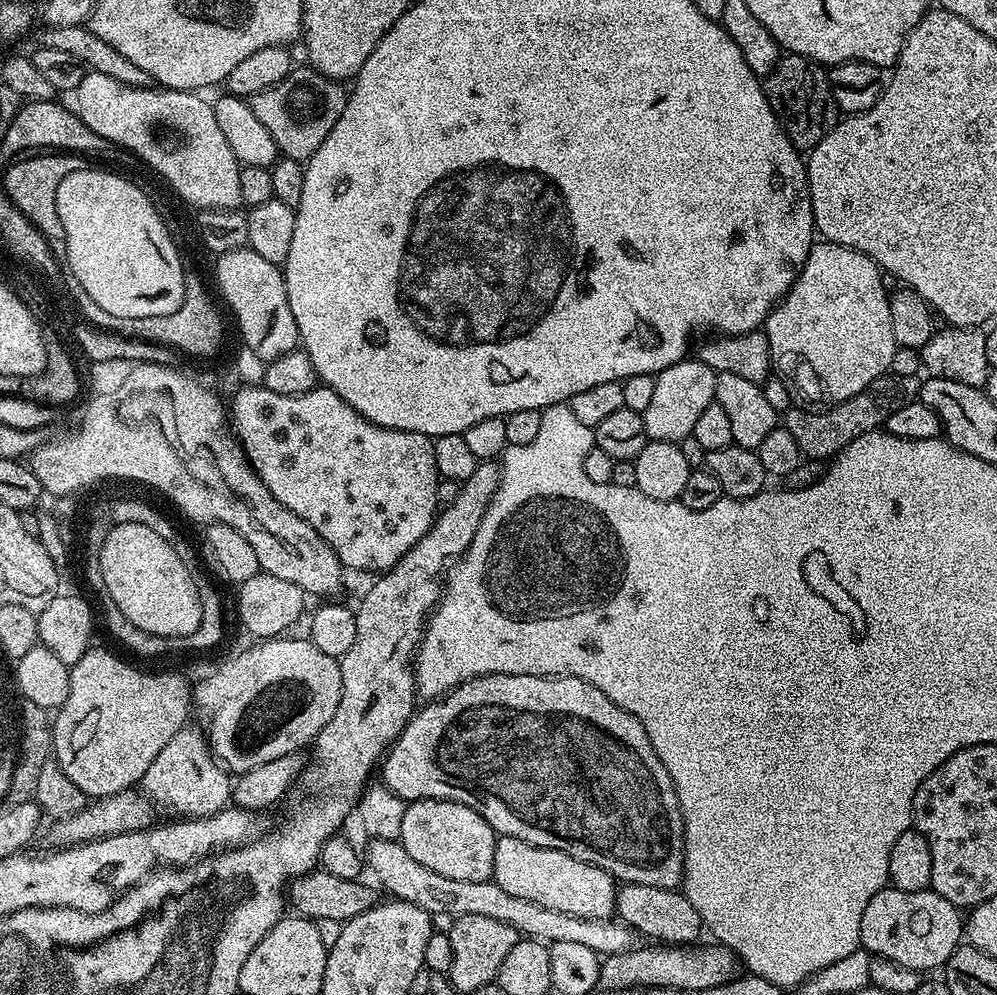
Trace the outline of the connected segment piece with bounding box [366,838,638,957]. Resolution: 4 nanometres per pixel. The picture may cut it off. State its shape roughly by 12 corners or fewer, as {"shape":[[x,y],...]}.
{"shape":[[396,838],[367,842],[389,897],[433,917],[479,914],[547,945],[601,957],[637,947],[619,919],[578,918],[414,862]]}

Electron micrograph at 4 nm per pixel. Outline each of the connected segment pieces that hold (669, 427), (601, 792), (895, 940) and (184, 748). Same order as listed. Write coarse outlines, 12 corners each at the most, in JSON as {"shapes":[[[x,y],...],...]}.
{"shapes":[[[697,358],[655,373],[648,439],[691,436],[717,375]],[[476,676],[379,765],[405,802],[681,887],[642,722],[573,676]],[[886,886],[862,914],[872,956],[921,974],[961,947],[961,909]],[[185,726],[142,781],[180,818],[229,807],[233,777],[205,733]]]}

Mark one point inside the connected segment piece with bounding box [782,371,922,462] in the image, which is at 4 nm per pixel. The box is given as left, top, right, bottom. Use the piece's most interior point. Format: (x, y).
(821, 434)

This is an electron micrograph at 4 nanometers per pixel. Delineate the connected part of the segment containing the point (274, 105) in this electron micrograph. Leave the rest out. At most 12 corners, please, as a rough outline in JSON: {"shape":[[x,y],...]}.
{"shape":[[311,66],[250,98],[285,156],[307,162],[349,93]]}

